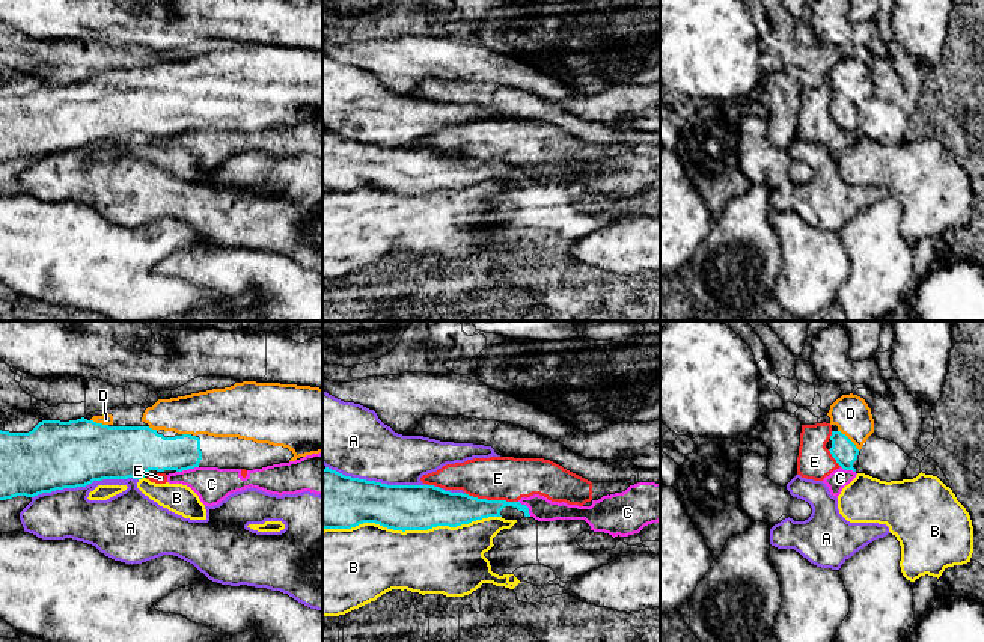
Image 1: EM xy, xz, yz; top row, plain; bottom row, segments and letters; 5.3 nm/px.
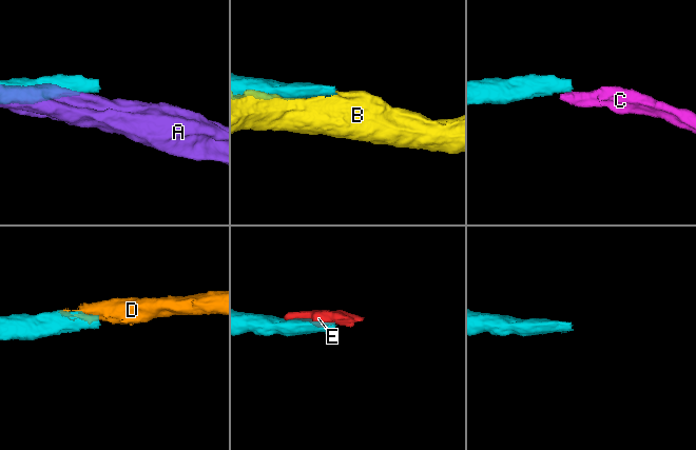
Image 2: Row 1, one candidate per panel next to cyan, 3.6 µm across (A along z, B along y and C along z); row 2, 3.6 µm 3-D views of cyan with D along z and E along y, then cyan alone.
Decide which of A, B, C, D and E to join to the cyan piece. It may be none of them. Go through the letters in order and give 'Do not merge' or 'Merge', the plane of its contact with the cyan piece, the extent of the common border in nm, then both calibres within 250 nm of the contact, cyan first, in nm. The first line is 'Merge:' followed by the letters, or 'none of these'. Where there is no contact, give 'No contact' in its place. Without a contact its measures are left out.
Merge: D
A: Do not merge. Touches cyan in xy. Shared border 600 nm. Thickness 360 nm (cyan) against 280 nm
B: Do not merge. Touches cyan in xz. Shared border 950 nm. Thickness 240 nm (cyan) against 360 nm
C: Do not merge. Touches cyan in xy. Shared border 120 nm. Thickness 220 nm (cyan) against 190 nm
D: Merge. Touches cyan in yz. Shared border 160 nm. Thickness 140 nm (cyan) against 200 nm
E: Do not merge. Touches cyan in xz. Shared border 300 nm. Thickness 180 nm (cyan) against 240 nm

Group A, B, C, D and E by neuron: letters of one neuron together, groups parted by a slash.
A / B / C E / D

